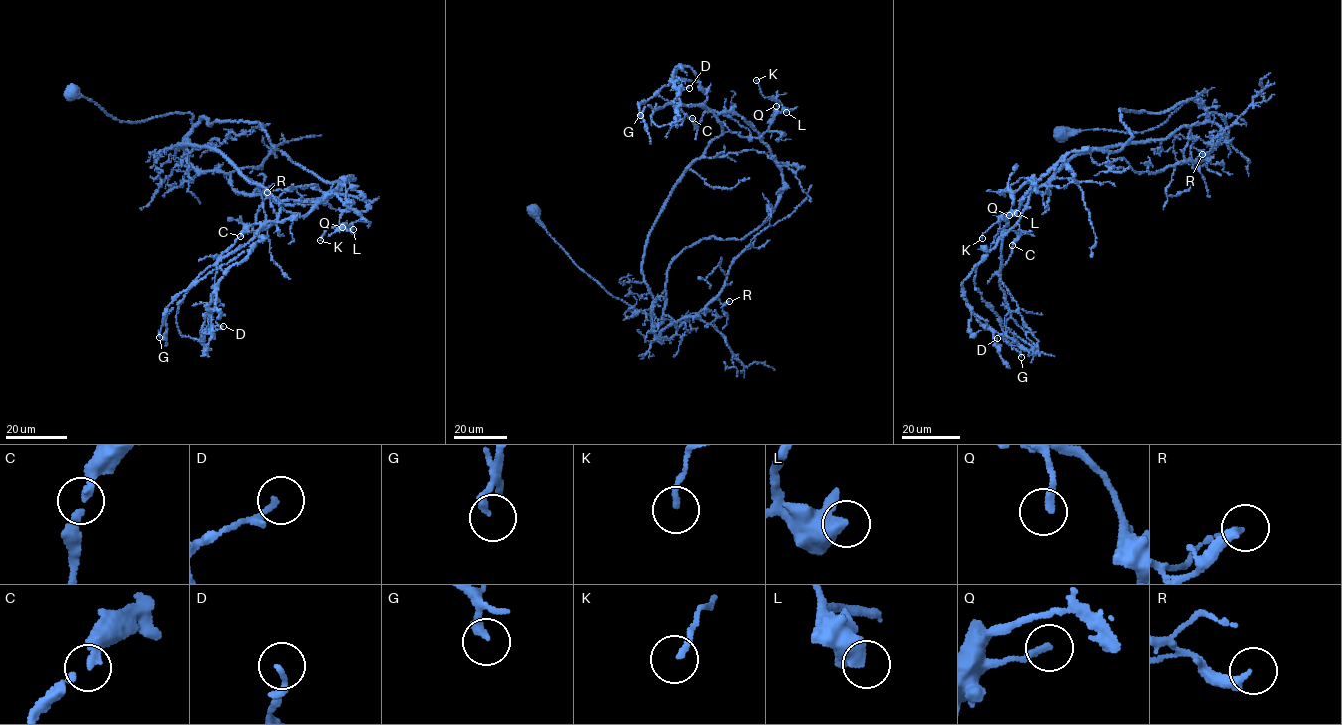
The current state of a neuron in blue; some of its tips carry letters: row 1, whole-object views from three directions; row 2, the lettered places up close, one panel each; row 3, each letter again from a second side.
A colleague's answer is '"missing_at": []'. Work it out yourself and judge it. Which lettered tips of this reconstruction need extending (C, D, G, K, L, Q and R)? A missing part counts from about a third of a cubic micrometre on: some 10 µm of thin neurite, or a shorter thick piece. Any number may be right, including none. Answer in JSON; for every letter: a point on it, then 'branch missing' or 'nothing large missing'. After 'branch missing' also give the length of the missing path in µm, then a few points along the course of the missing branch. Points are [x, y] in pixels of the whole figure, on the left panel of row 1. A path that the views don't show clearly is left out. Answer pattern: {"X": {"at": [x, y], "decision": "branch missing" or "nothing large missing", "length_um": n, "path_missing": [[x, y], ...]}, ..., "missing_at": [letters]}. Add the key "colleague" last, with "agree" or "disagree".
{"C": {"at": [240, 236], "decision": "nothing large missing"}, "D": {"at": [223, 326], "decision": "nothing large missing"}, "G": {"at": [159, 337], "decision": "nothing large missing"}, "K": {"at": [320, 240], "decision": "nothing large missing"}, "L": {"at": [353, 229], "decision": "nothing large missing"}, "Q": {"at": [342, 227], "decision": "nothing large missing"}, "R": {"at": [267, 192], "decision": "nothing large missing"}, "missing_at": [], "colleague": "agree"}

